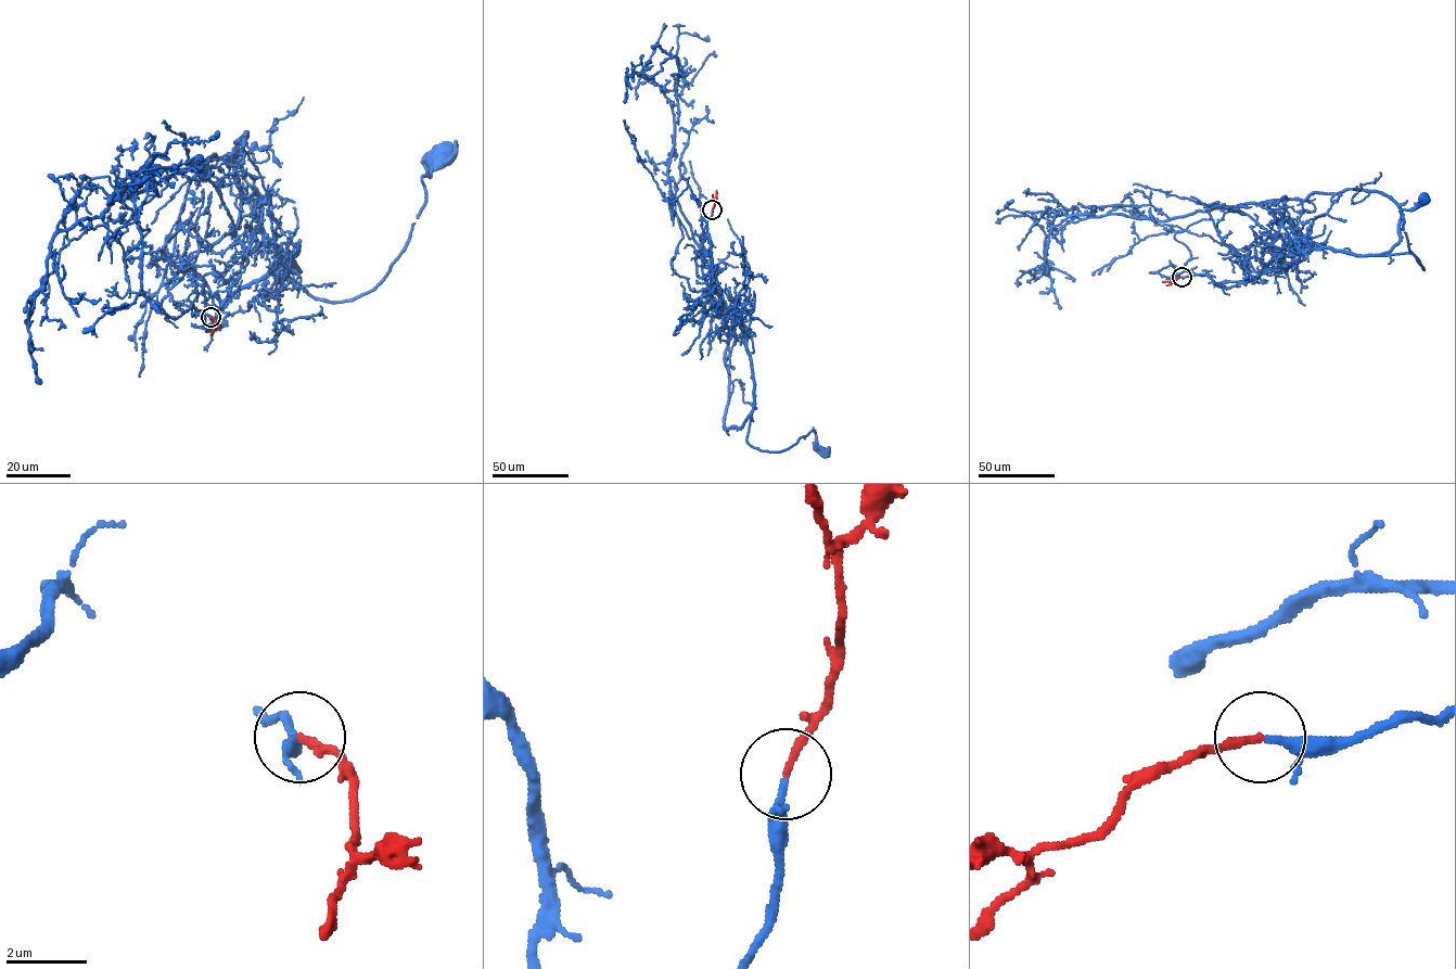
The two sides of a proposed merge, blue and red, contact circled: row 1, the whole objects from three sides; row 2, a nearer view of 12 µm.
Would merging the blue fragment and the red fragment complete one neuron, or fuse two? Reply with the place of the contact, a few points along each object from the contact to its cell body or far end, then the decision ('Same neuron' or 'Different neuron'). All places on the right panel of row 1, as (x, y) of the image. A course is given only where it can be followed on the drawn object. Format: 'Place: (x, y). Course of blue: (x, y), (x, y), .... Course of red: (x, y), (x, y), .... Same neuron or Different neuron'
Place: (1182, 277). Course of blue: (1182, 277), (1251, 281), (1286, 256), (1324, 249), (1413, 253), (1423, 269), (1401, 212), (1423, 199). Course of red: (1182, 277), (1162, 281). Same neuron

